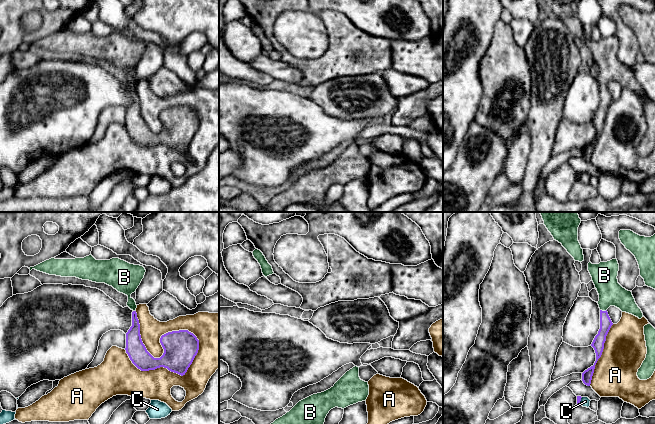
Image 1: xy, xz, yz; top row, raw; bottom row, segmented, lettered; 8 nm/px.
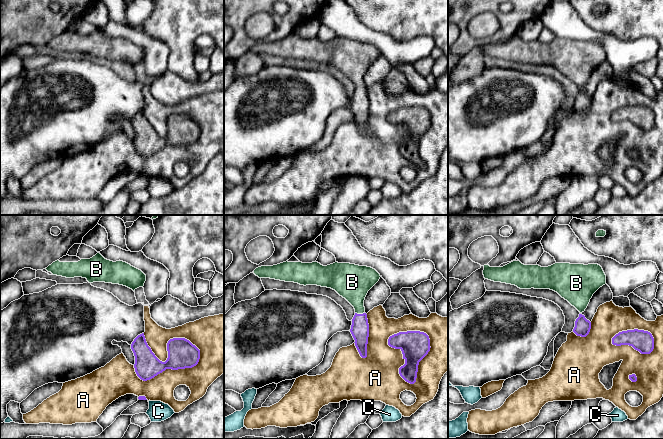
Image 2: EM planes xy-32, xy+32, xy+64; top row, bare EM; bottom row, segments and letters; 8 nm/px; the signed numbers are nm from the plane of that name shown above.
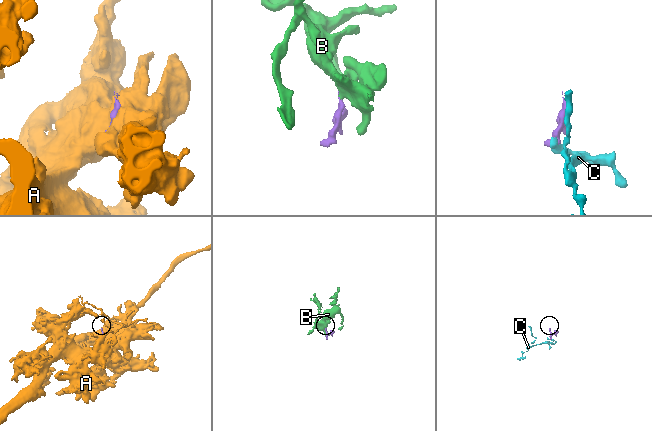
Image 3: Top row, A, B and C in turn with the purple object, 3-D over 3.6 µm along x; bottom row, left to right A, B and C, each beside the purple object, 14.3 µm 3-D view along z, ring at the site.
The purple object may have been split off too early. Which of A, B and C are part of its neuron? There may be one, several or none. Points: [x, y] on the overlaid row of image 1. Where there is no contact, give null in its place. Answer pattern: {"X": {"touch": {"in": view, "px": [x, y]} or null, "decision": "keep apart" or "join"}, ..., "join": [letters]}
{"A": {"touch": {"in": "xy", "px": [162, 335]}, "decision": "keep apart"}, "B": {"touch": {"in": "yz", "px": [603, 311]}, "decision": "join"}, "C": {"touch": {"in": "yz", "px": [580, 400]}, "decision": "keep apart"}, "join": ["B"]}

